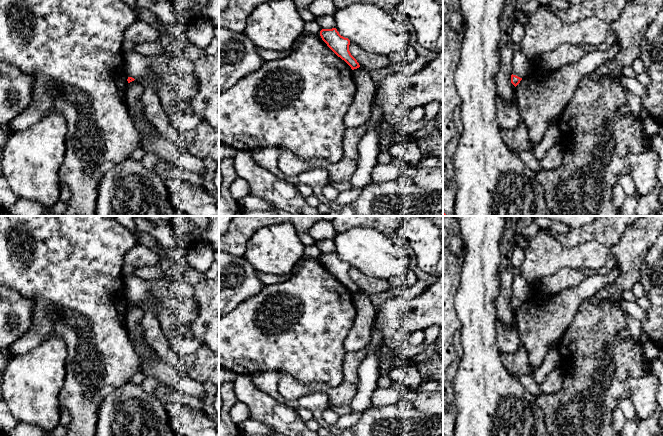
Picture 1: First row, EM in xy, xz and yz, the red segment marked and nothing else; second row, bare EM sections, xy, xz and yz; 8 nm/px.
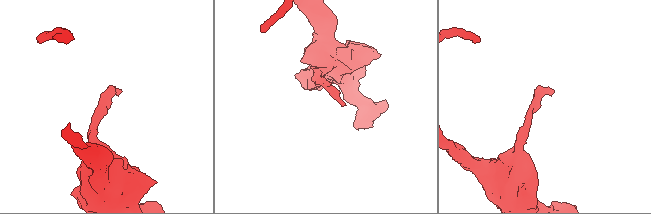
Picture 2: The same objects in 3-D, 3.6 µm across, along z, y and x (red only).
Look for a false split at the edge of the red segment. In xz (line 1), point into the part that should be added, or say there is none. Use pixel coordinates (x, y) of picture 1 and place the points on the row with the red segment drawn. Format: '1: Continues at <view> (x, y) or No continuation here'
1: No continuation here

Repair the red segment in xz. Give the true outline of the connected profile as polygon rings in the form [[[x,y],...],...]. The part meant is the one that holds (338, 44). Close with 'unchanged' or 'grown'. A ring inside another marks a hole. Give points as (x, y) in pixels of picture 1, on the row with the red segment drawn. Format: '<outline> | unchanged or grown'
[[[336,28],[322,29],[320,31],[322,40],[327,46],[342,60],[344,60],[352,70],[360,67],[357,60],[349,51],[350,40],[339,34]]] | unchanged

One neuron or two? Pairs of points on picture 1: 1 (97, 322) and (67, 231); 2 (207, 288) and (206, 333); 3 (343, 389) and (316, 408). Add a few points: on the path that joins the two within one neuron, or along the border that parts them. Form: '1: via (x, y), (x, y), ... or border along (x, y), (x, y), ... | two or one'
1: via (81, 299), (70, 267), (70, 254) | one
2: via (207, 299), (207, 319), (204, 322) | one
3: border along (305, 396), (323, 392), (329, 404) | two

